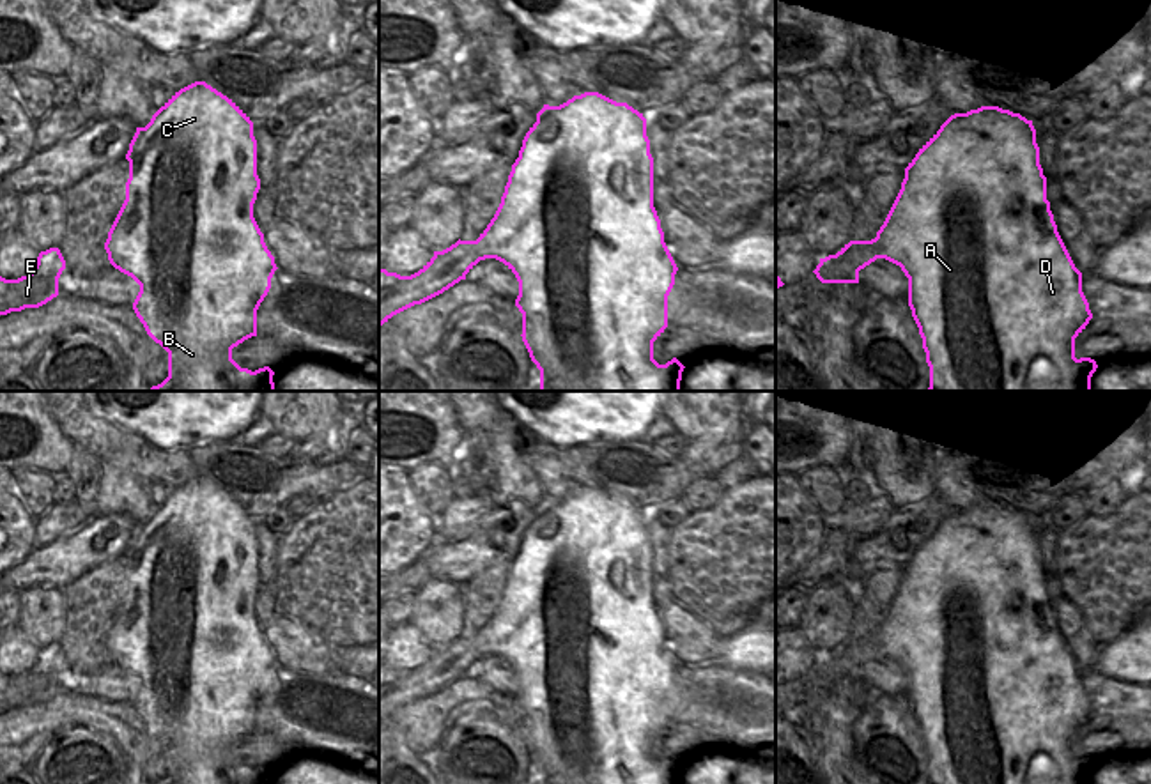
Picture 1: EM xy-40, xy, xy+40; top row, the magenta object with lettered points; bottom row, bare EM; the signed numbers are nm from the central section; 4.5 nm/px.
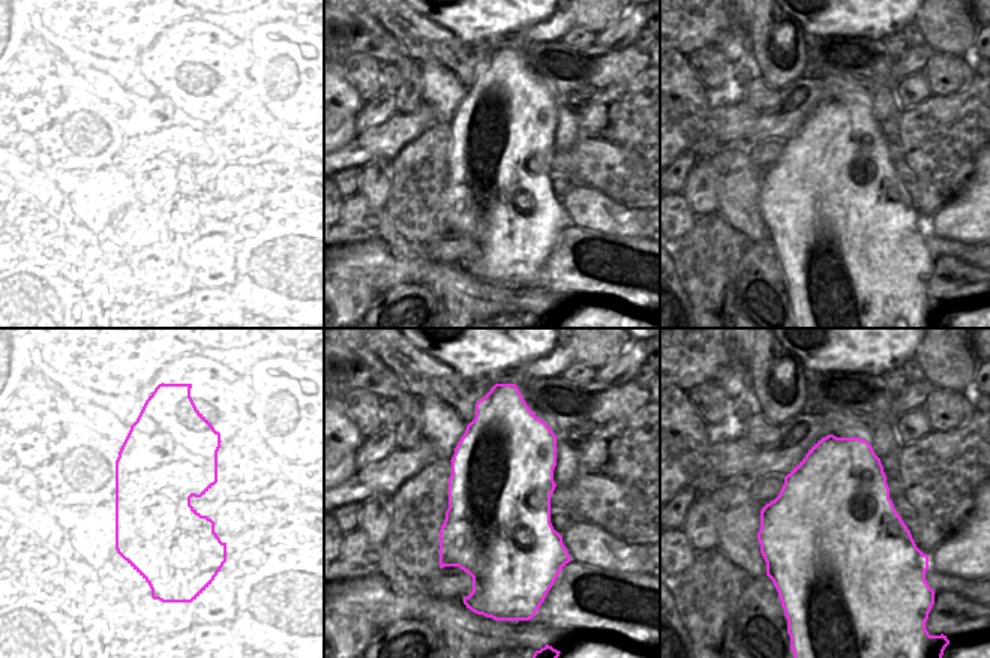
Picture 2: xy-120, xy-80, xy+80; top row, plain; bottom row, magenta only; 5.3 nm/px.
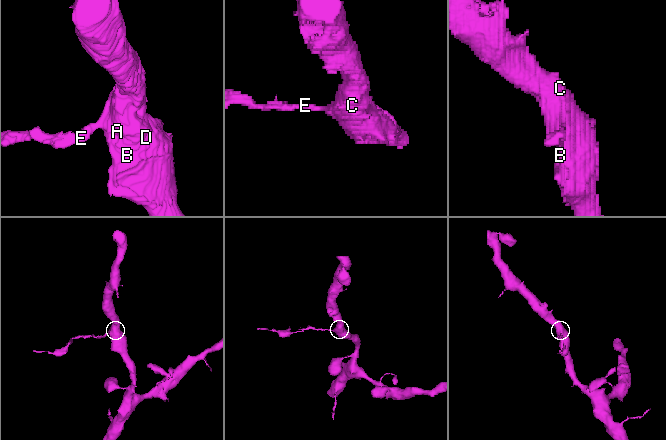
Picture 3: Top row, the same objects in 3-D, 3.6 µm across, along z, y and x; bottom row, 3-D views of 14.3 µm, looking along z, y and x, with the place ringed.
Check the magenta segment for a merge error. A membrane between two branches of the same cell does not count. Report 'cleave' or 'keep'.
cleave

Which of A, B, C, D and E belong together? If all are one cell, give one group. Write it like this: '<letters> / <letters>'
A B C D / E

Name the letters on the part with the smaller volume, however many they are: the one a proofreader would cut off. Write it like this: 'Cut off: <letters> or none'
Cut off: E.

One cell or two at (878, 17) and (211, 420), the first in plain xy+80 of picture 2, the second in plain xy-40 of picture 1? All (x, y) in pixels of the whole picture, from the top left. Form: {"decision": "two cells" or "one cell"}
{"decision": "one cell"}

